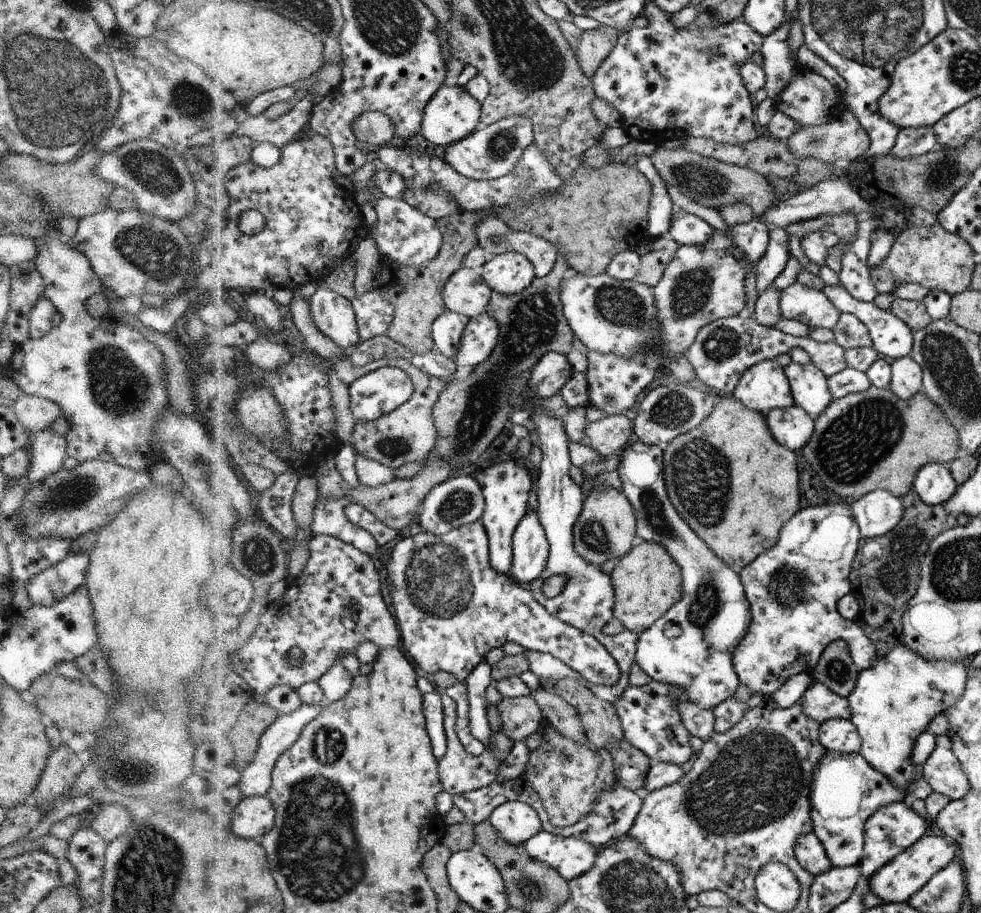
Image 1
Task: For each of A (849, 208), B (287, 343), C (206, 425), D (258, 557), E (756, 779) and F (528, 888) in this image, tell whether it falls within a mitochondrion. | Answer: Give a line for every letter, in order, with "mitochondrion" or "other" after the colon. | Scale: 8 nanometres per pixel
A: other
B: other
C: other
D: mitochondrion
E: mitochondrion
F: mitochondrion

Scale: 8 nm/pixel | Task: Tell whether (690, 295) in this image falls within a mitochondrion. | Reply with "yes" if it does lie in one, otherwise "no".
yes

